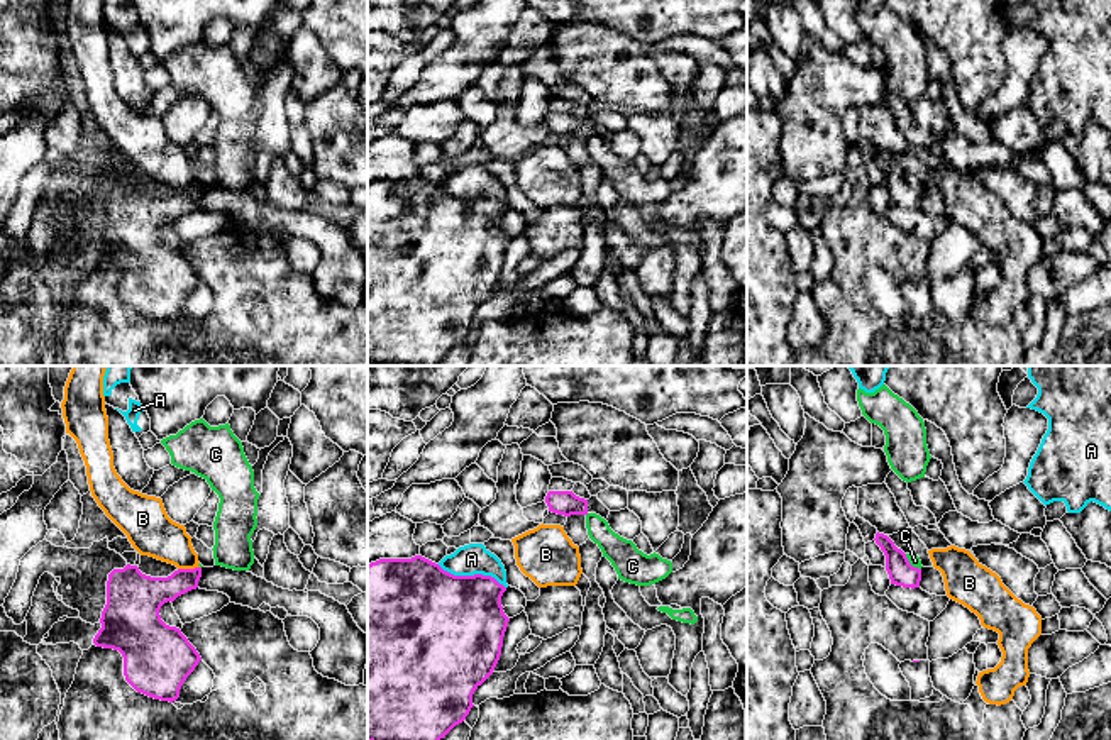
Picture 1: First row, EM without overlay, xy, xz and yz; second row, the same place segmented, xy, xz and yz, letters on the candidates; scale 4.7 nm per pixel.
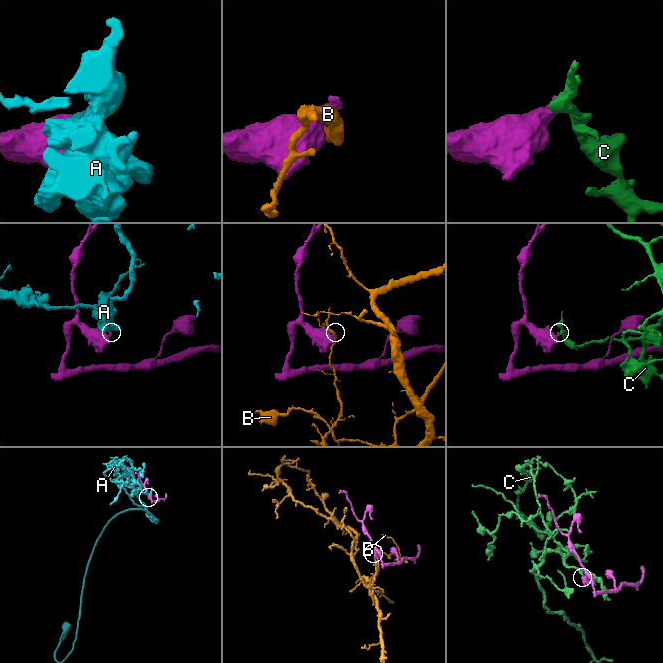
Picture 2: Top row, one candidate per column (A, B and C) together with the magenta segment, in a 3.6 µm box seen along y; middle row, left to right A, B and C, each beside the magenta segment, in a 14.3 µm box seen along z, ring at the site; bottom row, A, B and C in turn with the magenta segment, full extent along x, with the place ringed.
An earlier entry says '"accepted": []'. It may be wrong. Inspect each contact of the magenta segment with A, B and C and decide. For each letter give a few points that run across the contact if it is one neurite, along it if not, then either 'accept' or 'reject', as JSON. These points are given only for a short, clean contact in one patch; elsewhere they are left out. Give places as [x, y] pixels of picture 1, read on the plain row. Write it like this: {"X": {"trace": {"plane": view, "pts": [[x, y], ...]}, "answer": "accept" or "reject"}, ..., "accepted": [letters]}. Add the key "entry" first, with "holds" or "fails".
{"entry": "holds", "A": {"answer": "reject"}, "B": {"answer": "reject"}, "C": {"trace": {"plane": "yz", "pts": [[905, 175], [920, 190]]}, "answer": "reject"}, "accepted": []}

